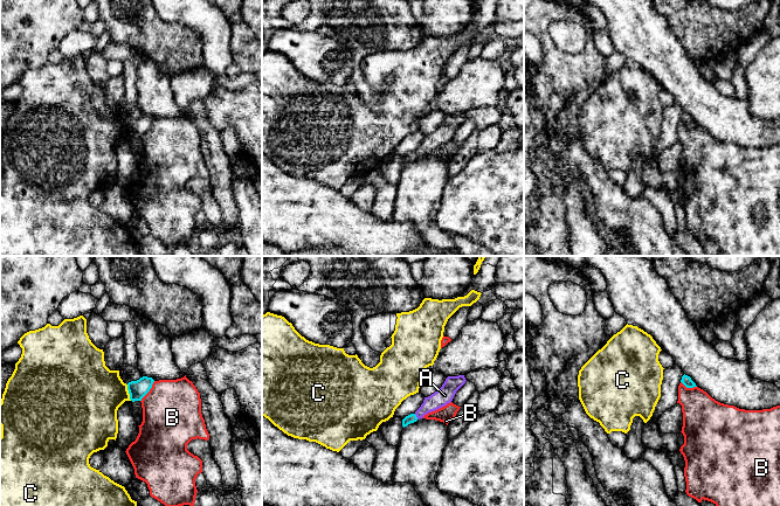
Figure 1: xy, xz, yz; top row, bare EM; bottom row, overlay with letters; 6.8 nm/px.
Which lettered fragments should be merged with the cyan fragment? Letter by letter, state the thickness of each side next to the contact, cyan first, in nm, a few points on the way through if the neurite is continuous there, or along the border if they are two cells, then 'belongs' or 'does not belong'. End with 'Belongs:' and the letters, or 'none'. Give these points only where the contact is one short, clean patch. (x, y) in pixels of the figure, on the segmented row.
A: 60/120 nm | across xz (411, 418), (415, 416), (444, 395) | belongs
B: 130/400 nm | does not belong
C: 130/400 nm | does not belong
Belongs: A

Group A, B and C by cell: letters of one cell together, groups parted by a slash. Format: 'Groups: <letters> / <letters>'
Groups: A / B / C

